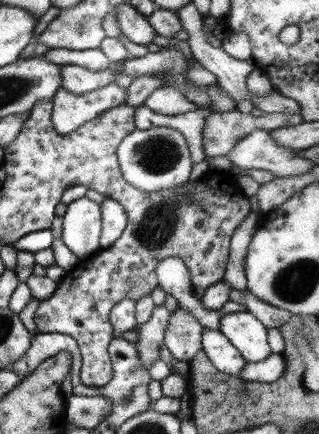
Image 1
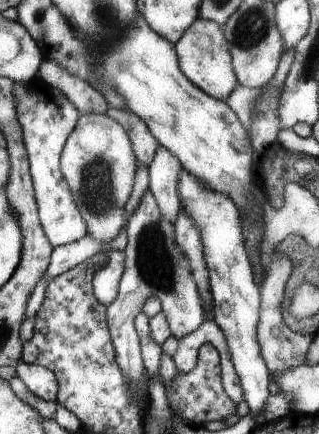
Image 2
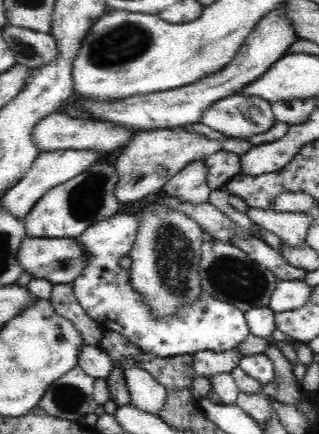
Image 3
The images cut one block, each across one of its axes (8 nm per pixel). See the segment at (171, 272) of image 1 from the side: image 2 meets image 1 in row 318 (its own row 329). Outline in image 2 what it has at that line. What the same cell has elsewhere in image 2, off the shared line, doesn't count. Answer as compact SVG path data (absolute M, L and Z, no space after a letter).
M205 318L205 322L193 334L179 340L177 352L173 354L177 374L187 374L197 366L199 346L205 344L205 342L213 344L217 348L217 352L219 352L219 358L221 358L221 382L223 382L225 394L229 396L229 400L233 404L243 402L243 390L241 390L241 384L239 384L239 376L235 372L235 366L231 362L229 350L227 350L225 334L221 332L221 328L215 324L213 318Z

